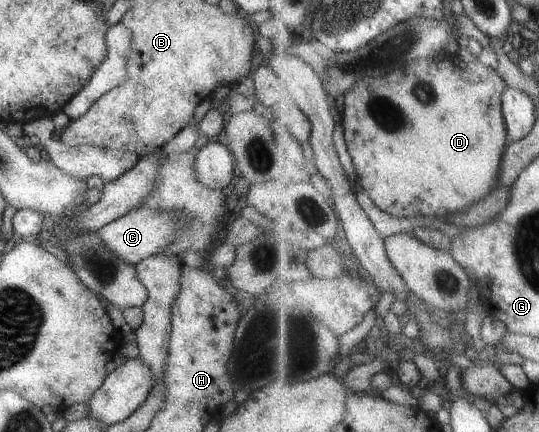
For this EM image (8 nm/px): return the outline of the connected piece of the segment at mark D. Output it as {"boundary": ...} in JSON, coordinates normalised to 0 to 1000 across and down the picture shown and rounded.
{"boundary":[[[848,120],[827,127],[818,141],[779,134],[757,144],[748,157],[731,162],[718,178],[703,178],[699,185],[673,183],[659,201],[651,201],[638,222],[638,252],[633,264],[638,319],[644,333],[657,389],[662,398],[662,419],[683,444],[690,468],[705,484],[737,505],[764,500],[807,500],[809,505],[837,505],[837,498],[866,481],[870,472],[883,470],[900,458],[928,417],[928,384],[944,331],[939,278],[931,257],[931,222],[942,194],[928,167],[907,153],[900,153],[885,134],[872,146],[855,137]]]}

